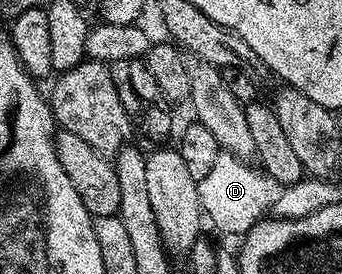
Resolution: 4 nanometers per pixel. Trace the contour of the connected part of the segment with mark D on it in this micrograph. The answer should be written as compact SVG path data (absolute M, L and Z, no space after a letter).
M220 152L213 163L213 169L207 173L205 180L199 182L200 211L205 215L206 221L212 222L223 234L246 234L271 209L273 183L262 169L252 166L244 159Z

